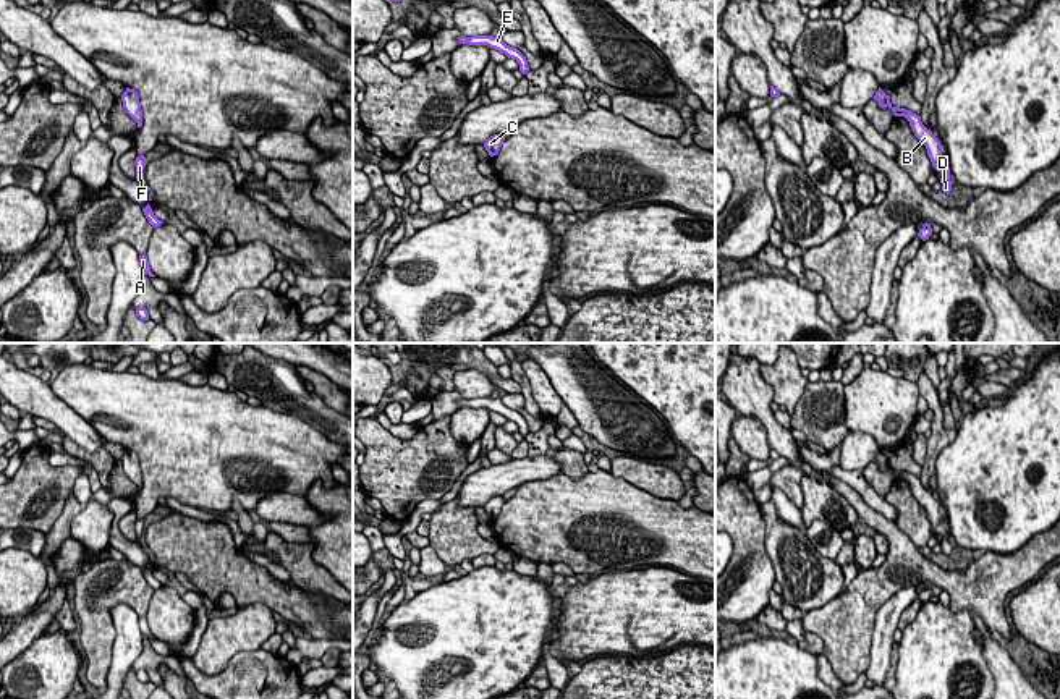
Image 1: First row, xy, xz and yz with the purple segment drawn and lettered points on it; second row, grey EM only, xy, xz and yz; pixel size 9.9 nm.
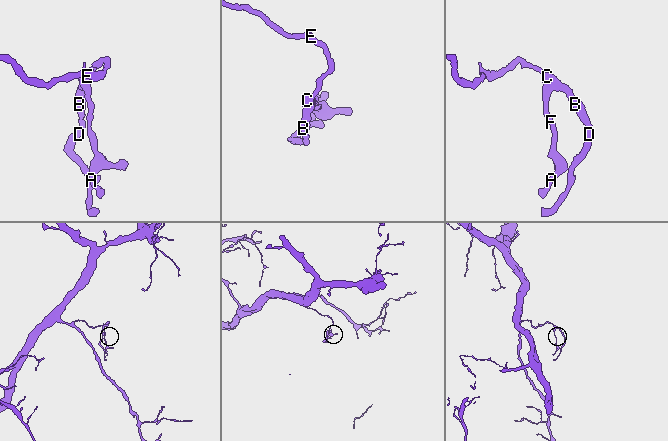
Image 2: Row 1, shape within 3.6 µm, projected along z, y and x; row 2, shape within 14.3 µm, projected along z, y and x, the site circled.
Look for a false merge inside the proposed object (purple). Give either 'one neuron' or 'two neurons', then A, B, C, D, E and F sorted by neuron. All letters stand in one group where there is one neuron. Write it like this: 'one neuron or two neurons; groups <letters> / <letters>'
one neuron; groups A B C D E F

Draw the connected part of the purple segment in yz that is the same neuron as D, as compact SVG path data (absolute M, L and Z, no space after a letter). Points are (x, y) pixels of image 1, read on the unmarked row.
M880 450L876 455L874 463L882 471L888 469L895 479L905 479L909 484L909 489L914 498L926 508L932 529L942 536L942 540L940 540L942 553L950 557L952 553L950 531L947 523L942 518L942 506L932 497L932 494L922 487L921 479L913 476L911 472L893 469L890 464L890 458L887 458Z

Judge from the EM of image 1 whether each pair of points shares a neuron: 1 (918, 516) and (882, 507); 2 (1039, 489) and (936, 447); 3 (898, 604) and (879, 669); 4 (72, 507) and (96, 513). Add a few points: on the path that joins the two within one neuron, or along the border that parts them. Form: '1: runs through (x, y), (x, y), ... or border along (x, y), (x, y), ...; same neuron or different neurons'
1: border along (884, 497), (895, 510), (897, 523); different neurons
2: border along (952, 436), (952, 440), (936, 461), (934, 473); different neurons
3: runs through (889, 620), (884, 628), (881, 652); same neuron
4: border along (83, 508), (72, 523), (70, 536); different neurons

